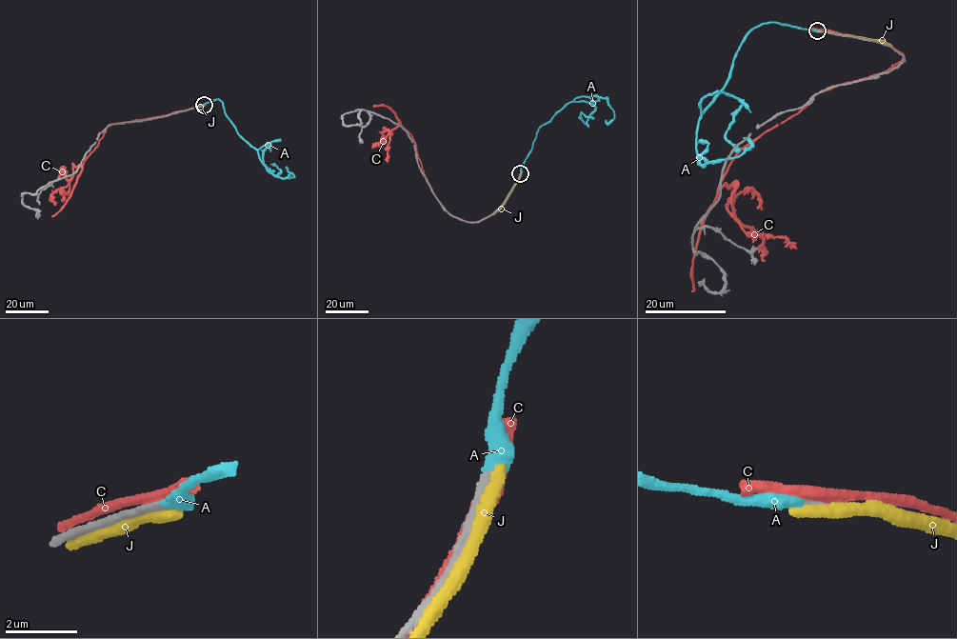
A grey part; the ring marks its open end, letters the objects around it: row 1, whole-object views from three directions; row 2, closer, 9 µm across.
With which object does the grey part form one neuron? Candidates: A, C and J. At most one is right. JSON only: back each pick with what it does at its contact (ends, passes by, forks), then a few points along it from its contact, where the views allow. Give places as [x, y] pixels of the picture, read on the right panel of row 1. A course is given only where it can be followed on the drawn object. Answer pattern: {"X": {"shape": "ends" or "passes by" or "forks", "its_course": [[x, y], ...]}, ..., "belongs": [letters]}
{"A": {"shape": "ends", "its_course": [[816, 30], [757, 26], [701, 116], [702, 101], [719, 91], [737, 97], [742, 105], [726, 139], [740, 149]]}, "belongs": ["A"]}

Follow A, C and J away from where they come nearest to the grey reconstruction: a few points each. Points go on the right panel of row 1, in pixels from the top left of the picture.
A: (816, 30), (757, 26), (701, 116), (702, 101), (719, 91), (737, 97), (742, 105), (726, 139), (740, 149)
C: (819, 30), (885, 42), (903, 55), (887, 71), (821, 90), (738, 153), (704, 221), (693, 266), (694, 290)
J: (824, 31), (886, 41), (891, 46)

